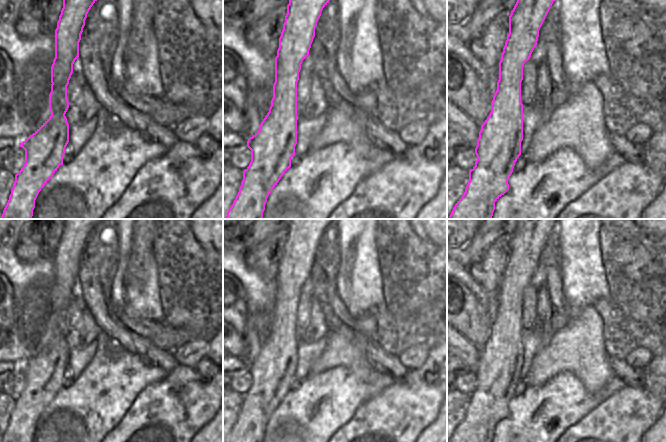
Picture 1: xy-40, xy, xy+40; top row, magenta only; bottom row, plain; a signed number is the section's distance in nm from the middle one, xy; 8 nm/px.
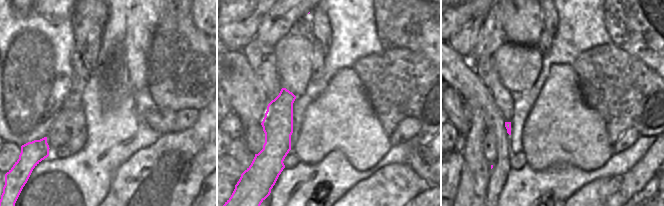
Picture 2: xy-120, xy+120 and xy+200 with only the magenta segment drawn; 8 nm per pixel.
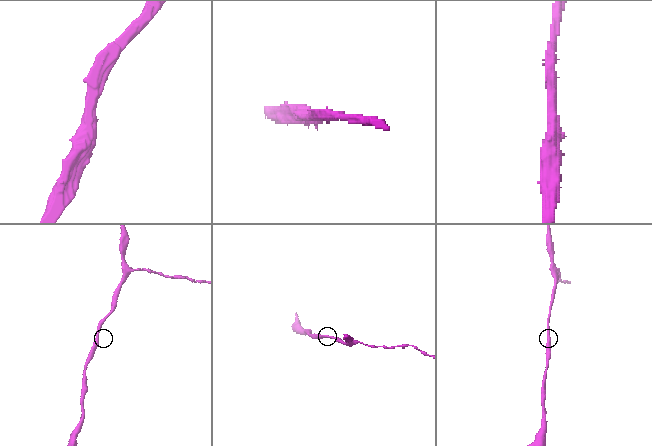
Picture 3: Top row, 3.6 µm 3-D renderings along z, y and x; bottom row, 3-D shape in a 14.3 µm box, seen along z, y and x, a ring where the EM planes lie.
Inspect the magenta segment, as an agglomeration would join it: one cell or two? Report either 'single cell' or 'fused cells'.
single cell

